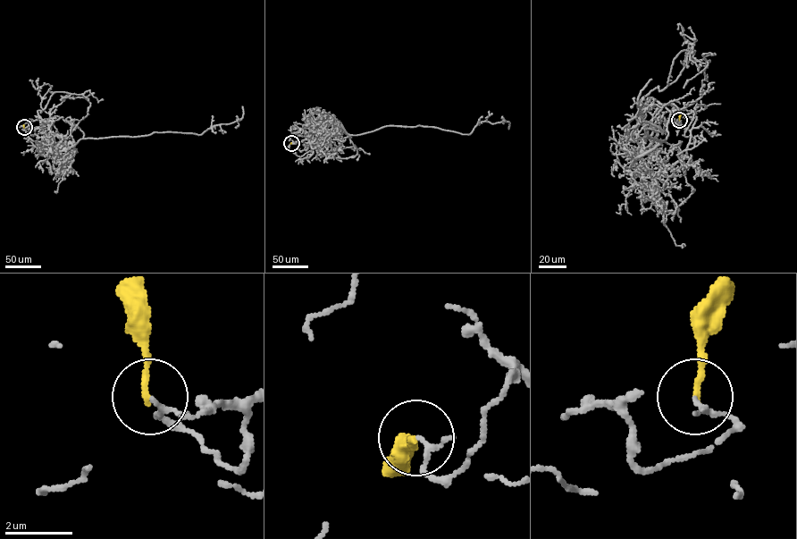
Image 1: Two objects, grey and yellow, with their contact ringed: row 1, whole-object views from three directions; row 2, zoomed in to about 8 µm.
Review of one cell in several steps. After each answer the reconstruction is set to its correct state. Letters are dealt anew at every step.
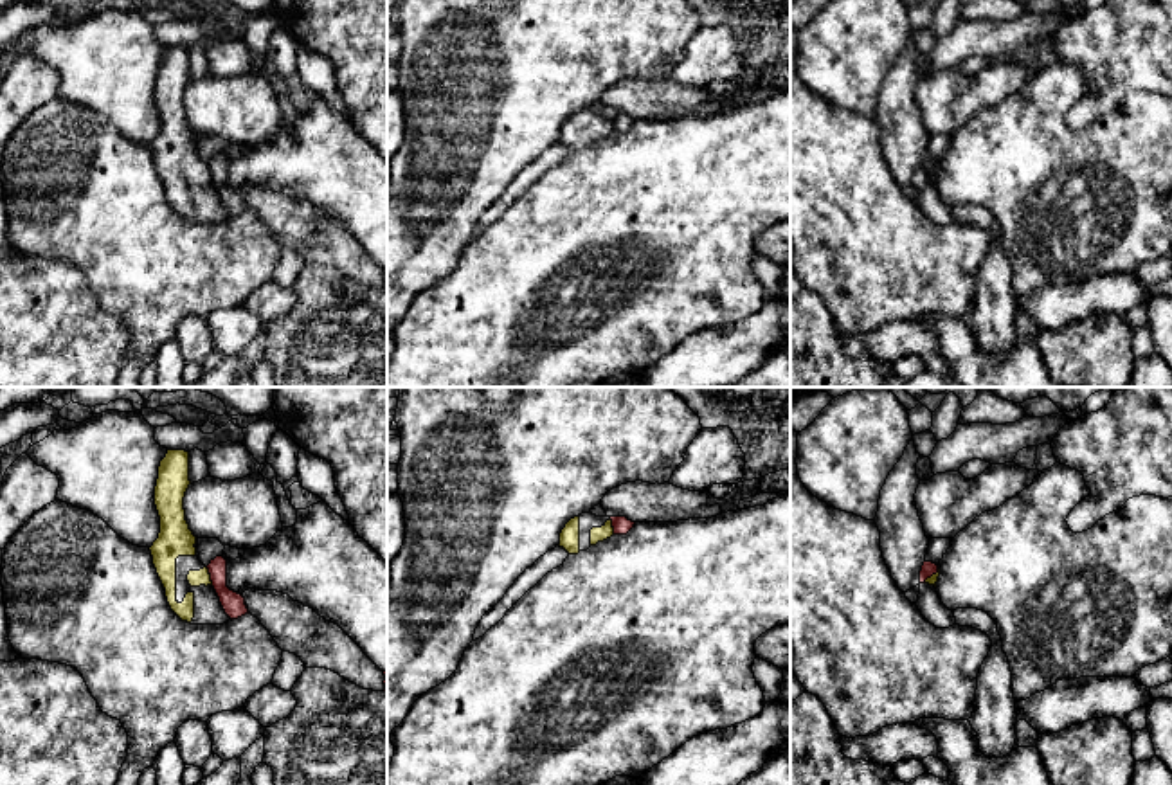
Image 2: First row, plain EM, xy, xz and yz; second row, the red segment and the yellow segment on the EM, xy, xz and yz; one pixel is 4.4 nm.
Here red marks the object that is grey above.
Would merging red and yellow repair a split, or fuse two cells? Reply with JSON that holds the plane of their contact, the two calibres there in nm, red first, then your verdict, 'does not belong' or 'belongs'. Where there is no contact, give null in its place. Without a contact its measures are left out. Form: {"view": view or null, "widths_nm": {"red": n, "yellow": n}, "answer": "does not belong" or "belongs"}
{"view": "xy", "widths_nm": {"red": 100, "yellow": 70}, "answer": "does not belong"}

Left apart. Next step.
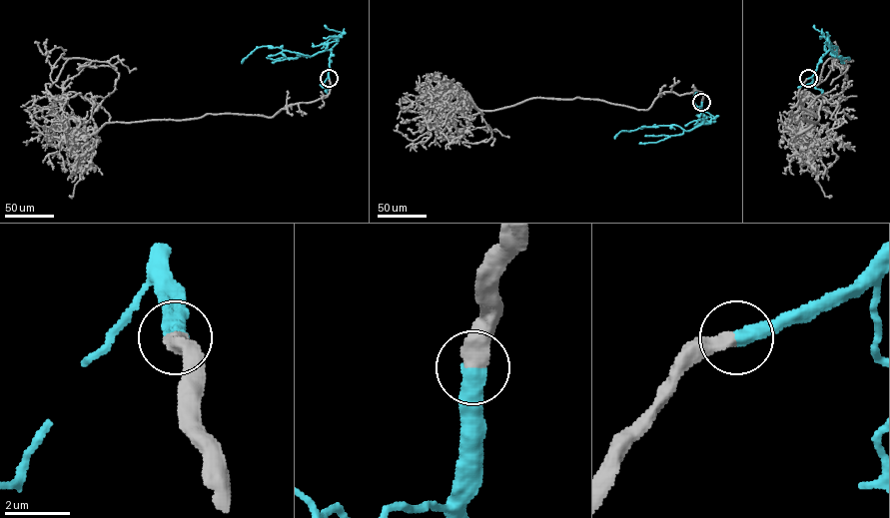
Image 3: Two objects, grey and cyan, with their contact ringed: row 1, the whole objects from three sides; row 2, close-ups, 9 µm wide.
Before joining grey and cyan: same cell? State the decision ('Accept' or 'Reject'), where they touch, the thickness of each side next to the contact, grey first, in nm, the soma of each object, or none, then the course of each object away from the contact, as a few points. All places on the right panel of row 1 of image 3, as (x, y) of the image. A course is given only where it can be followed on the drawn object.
Accept. Place: (808, 78). Thickness 500 nm (grey) against 550 nm. Soma of grey: none. Soma of cyan: none. Course of grey: (808, 78), (804, 120), (821, 102), (800, 93), (831, 58), (849, 66), (830, 85). Course of cyan: (808, 78), (827, 52), (832, 50), (836, 55), (830, 54), (833, 45), (844, 63)

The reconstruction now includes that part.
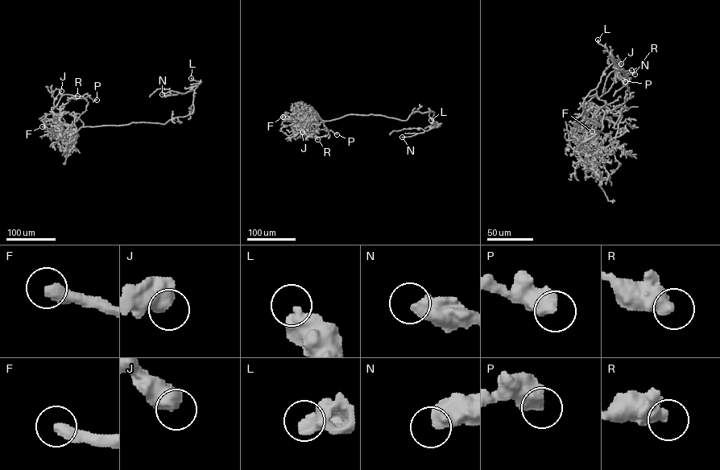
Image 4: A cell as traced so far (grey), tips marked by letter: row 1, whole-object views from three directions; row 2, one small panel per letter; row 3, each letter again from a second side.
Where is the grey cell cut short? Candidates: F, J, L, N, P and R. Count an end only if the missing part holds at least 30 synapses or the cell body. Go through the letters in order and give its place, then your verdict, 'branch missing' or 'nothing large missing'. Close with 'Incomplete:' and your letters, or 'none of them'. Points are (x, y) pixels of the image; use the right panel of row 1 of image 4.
F: place (592, 131); branch missing
J: place (621, 63); nothing large missing
L: place (597, 39); nothing large missing
N: place (631, 70); nothing large missing
P: place (625, 81); nothing large missing
R: place (635, 74); nothing large missing
Incomplete: F

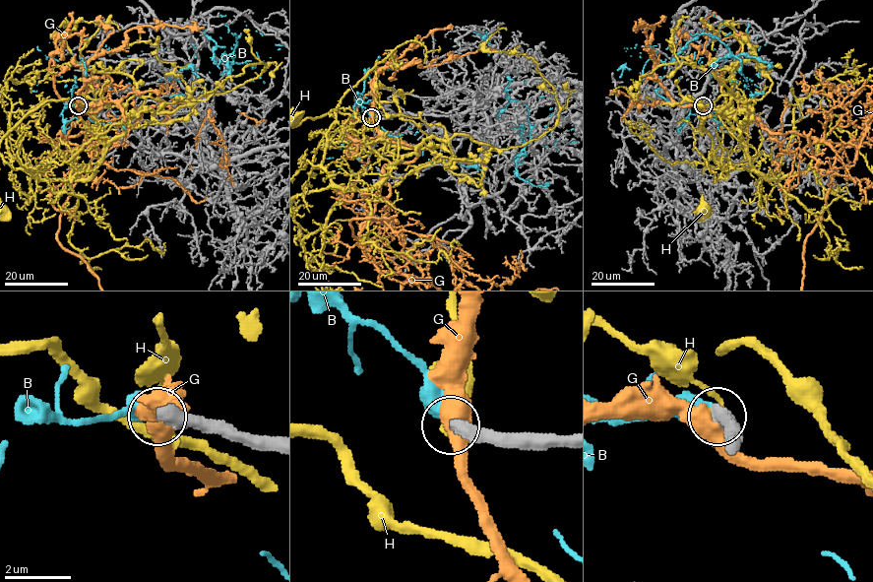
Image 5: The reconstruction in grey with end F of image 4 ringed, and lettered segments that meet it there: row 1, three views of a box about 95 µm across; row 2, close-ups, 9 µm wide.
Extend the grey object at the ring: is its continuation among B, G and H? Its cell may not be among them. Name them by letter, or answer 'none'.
none

